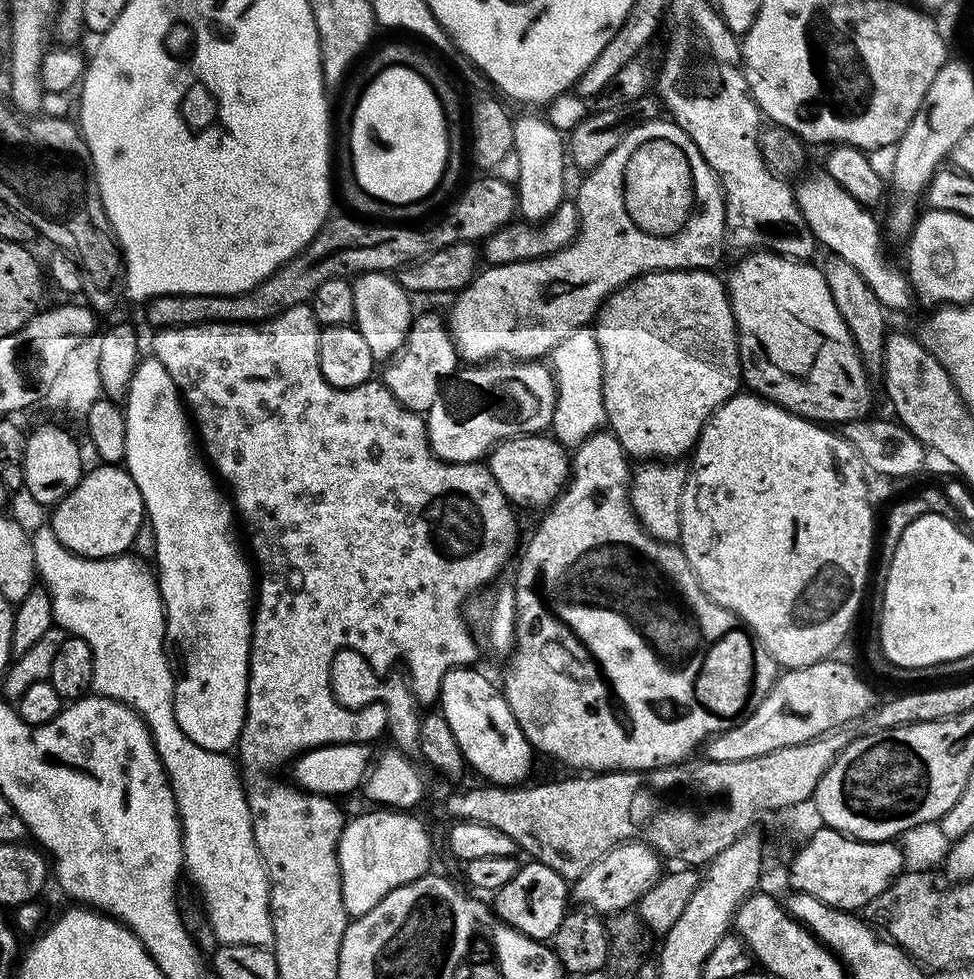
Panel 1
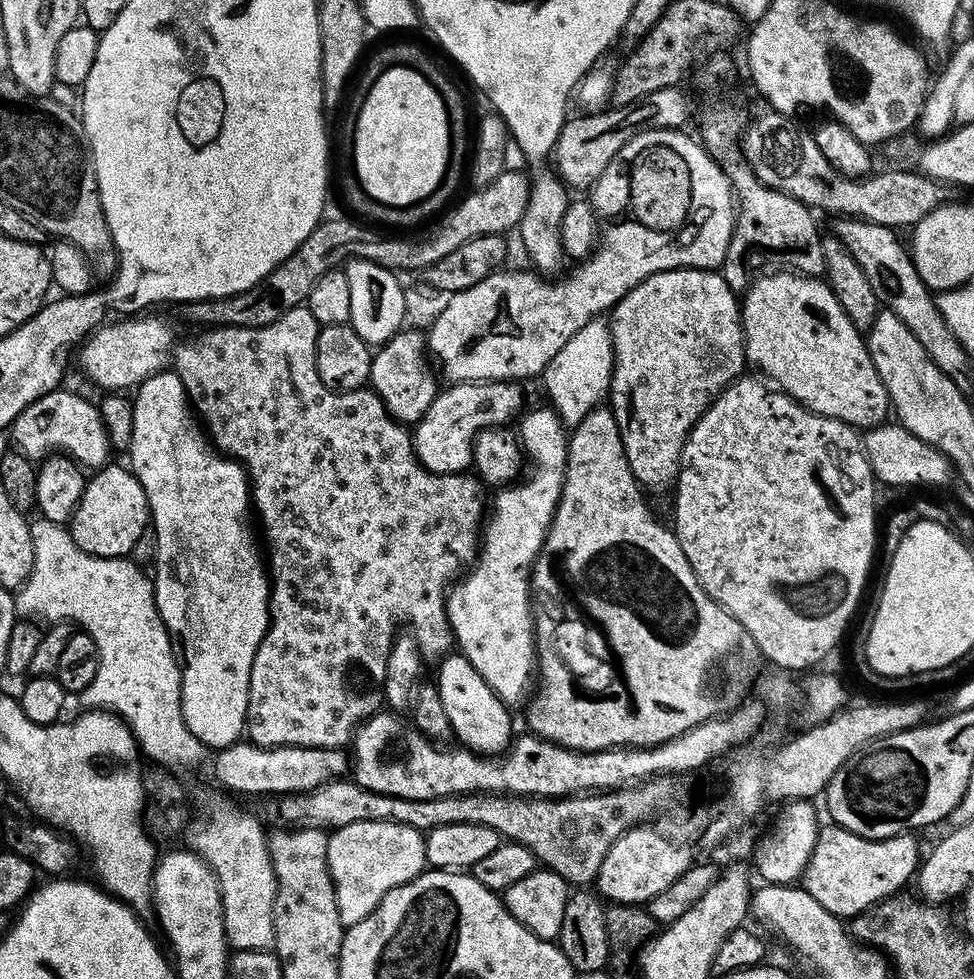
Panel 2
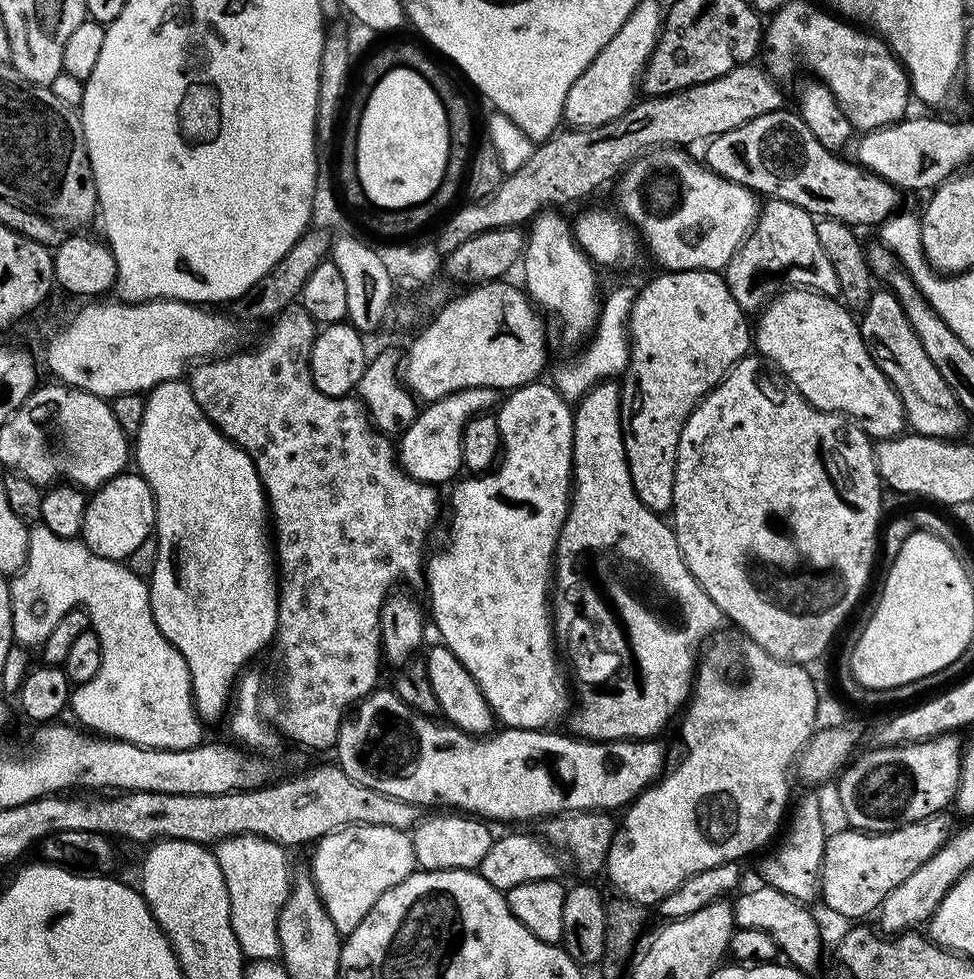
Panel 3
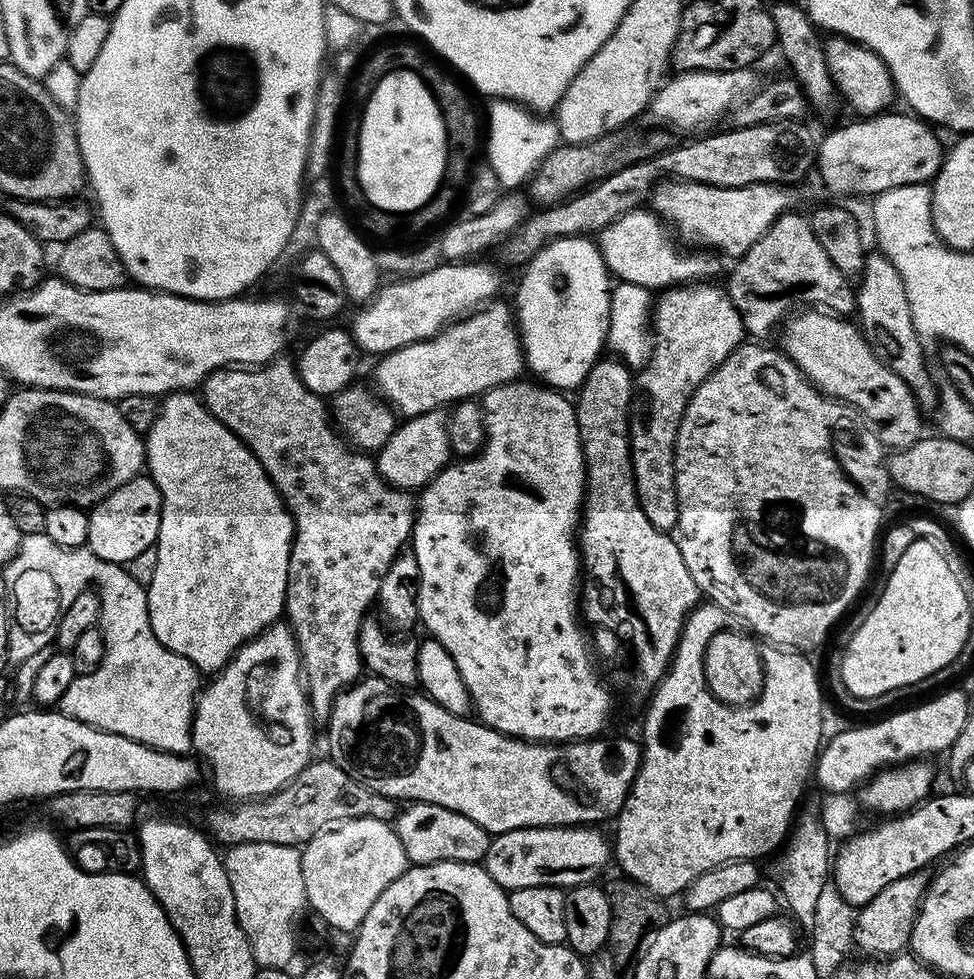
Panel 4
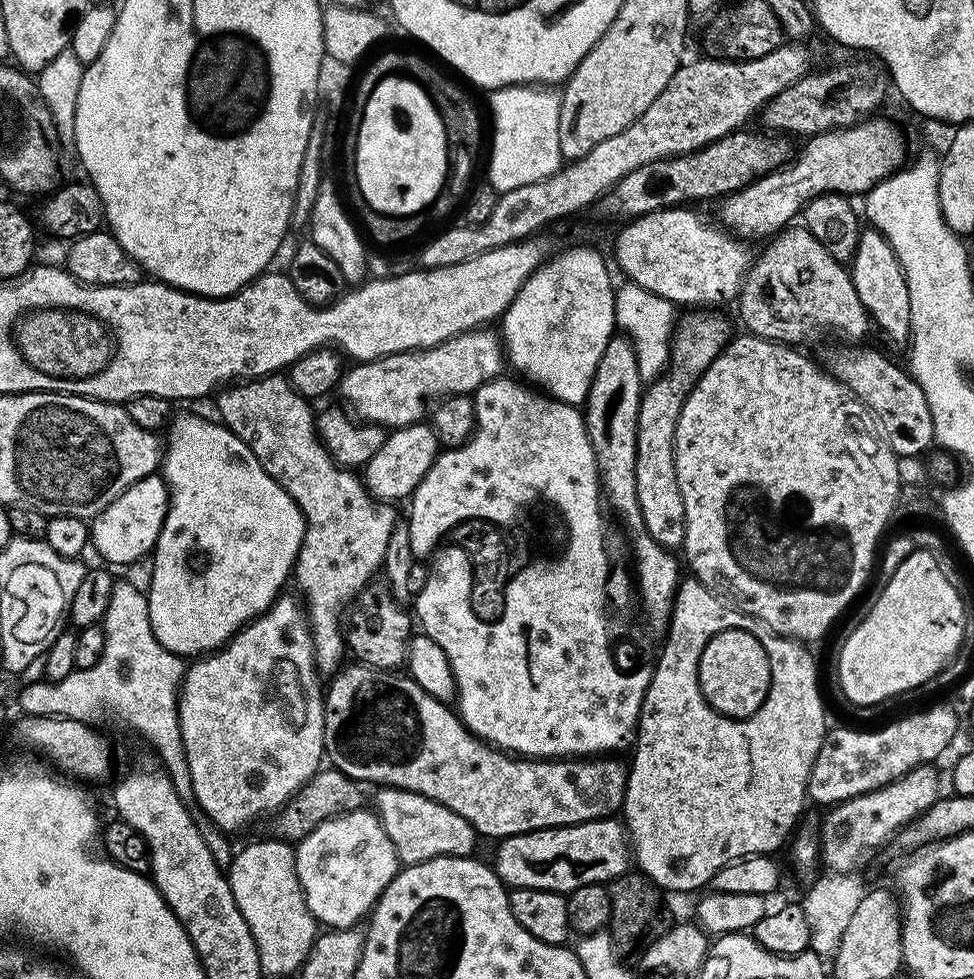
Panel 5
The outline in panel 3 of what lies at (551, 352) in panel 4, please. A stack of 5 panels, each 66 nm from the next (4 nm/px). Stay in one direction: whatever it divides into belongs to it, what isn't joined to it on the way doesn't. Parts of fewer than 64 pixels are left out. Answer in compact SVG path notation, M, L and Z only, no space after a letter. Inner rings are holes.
M559 211L537 212L530 221L522 257L522 284L533 305L560 323L561 338L568 344L579 345L596 327L596 320L600 317L602 300L599 295L596 297L597 269L576 244L571 223L556 212Z

